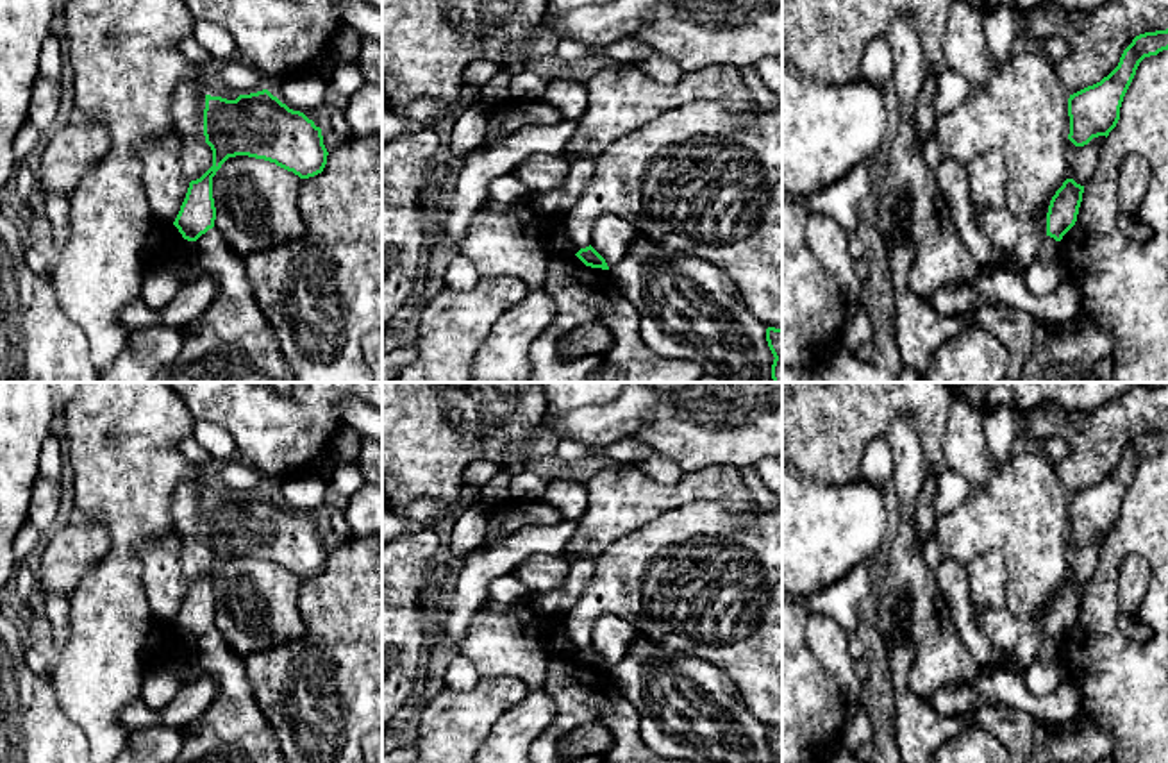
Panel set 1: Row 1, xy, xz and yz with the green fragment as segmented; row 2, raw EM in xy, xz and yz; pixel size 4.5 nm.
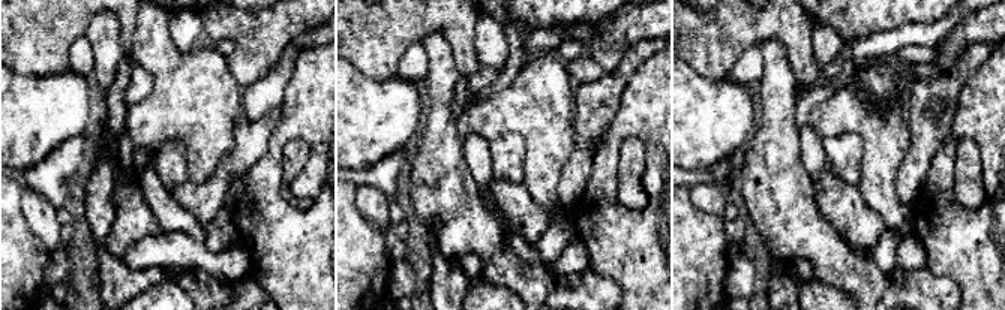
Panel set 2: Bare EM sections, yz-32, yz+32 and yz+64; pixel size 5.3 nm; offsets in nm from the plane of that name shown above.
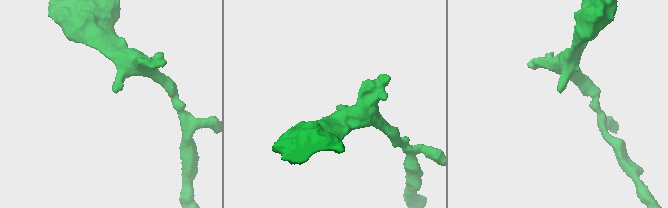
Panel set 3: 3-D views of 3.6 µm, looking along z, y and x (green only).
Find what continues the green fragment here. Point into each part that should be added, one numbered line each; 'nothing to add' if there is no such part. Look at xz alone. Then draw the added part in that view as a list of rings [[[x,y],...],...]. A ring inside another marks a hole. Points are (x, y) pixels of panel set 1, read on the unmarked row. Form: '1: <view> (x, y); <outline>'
nothing to add

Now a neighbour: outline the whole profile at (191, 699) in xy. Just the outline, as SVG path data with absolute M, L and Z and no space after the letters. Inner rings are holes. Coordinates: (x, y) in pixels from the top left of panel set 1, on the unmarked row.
M202 672L196 681L182 683L177 695L161 711L150 708L141 697L132 700L121 709L120 724L129 733L154 725L182 729L211 706L216 692L216 681L209 674Z

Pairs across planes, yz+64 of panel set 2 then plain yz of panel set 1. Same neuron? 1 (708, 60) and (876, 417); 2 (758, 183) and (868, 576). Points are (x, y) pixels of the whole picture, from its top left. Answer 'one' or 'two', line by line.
1: one
2: two

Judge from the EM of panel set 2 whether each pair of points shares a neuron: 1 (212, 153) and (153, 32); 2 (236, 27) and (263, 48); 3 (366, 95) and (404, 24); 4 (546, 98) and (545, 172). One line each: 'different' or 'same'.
1: same
2: same
3: different
4: same

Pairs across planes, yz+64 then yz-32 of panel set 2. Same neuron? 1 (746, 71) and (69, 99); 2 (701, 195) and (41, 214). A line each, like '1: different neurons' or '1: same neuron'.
1: different neurons
2: same neuron

